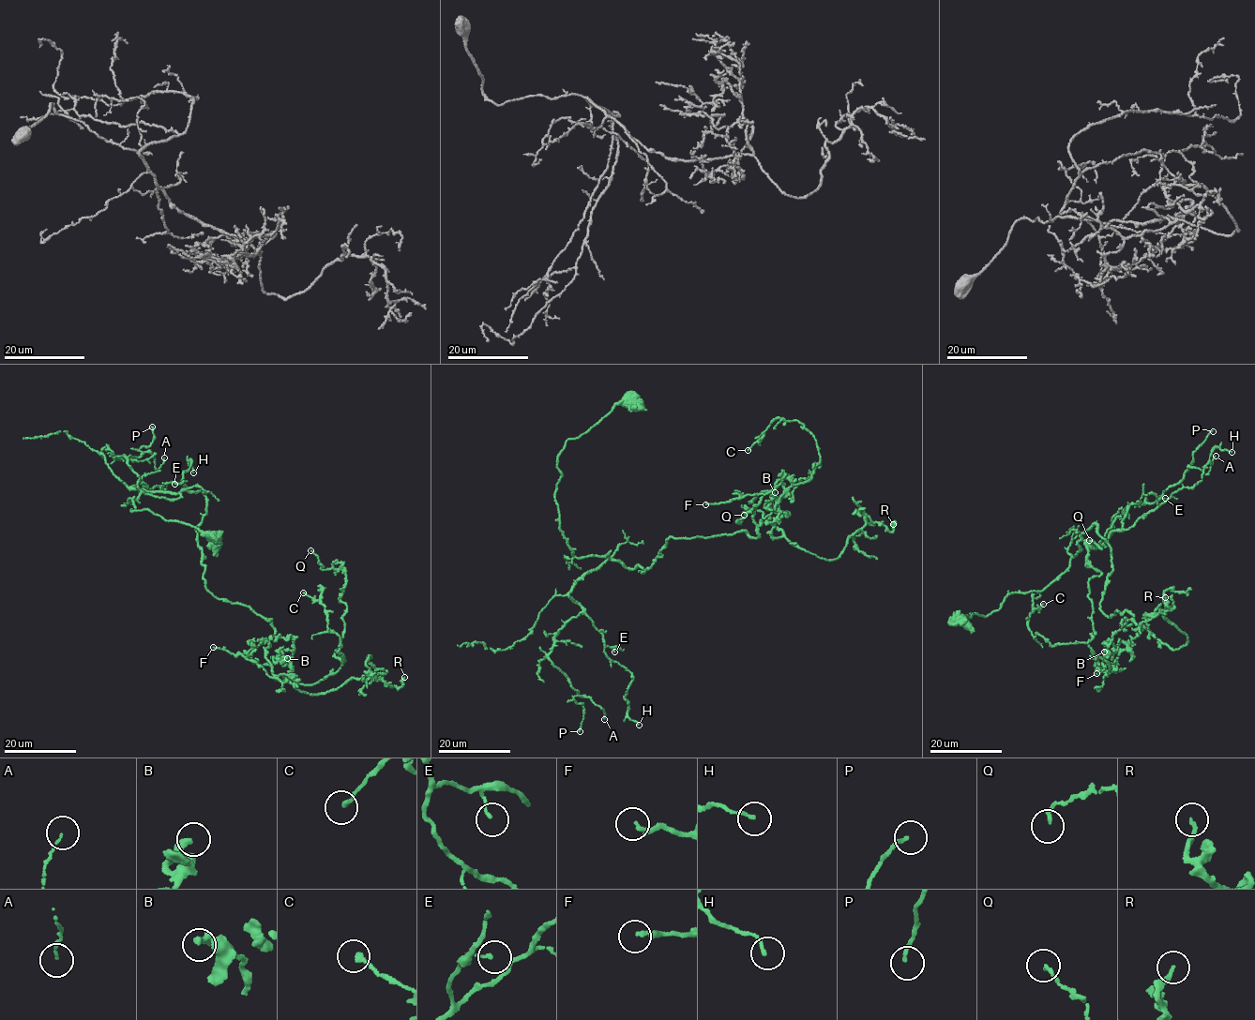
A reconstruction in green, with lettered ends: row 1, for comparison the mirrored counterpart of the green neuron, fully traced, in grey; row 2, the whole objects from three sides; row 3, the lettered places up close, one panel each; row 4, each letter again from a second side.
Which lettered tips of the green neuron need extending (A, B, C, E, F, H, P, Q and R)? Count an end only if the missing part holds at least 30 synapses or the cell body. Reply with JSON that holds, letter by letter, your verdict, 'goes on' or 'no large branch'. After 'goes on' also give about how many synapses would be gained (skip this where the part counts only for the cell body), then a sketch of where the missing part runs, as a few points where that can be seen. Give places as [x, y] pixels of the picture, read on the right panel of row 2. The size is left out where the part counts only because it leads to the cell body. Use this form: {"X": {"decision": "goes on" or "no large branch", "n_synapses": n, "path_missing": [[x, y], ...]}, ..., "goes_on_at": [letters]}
{"A": {"decision": "no large branch"}, "B": {"decision": "no large branch"}, "C": {"decision": "no large branch"}, "E": {"decision": "no large branch"}, "F": {"decision": "no large branch"}, "H": {"decision": "no large branch"}, "P": {"decision": "no large branch"}, "Q": {"decision": "no large branch"}, "R": {"decision": "no large branch"}, "goes_on_at": []}

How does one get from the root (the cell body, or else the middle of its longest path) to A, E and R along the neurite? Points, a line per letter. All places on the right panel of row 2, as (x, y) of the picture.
A: (959, 622), (1041, 592), (1078, 541), (1100, 546), (1131, 504), (1154, 502), (1189, 467), (1208, 474), (1216, 456)
E: (959, 622), (971, 614), (988, 616), (1011, 593), (1041, 592), (1067, 569), (1078, 541), (1100, 546), (1165, 498)
R: (959, 622), (1041, 592), (1094, 523), (1112, 563), (1101, 611), (1176, 650), (1186, 634), (1153, 616), (1165, 597)

